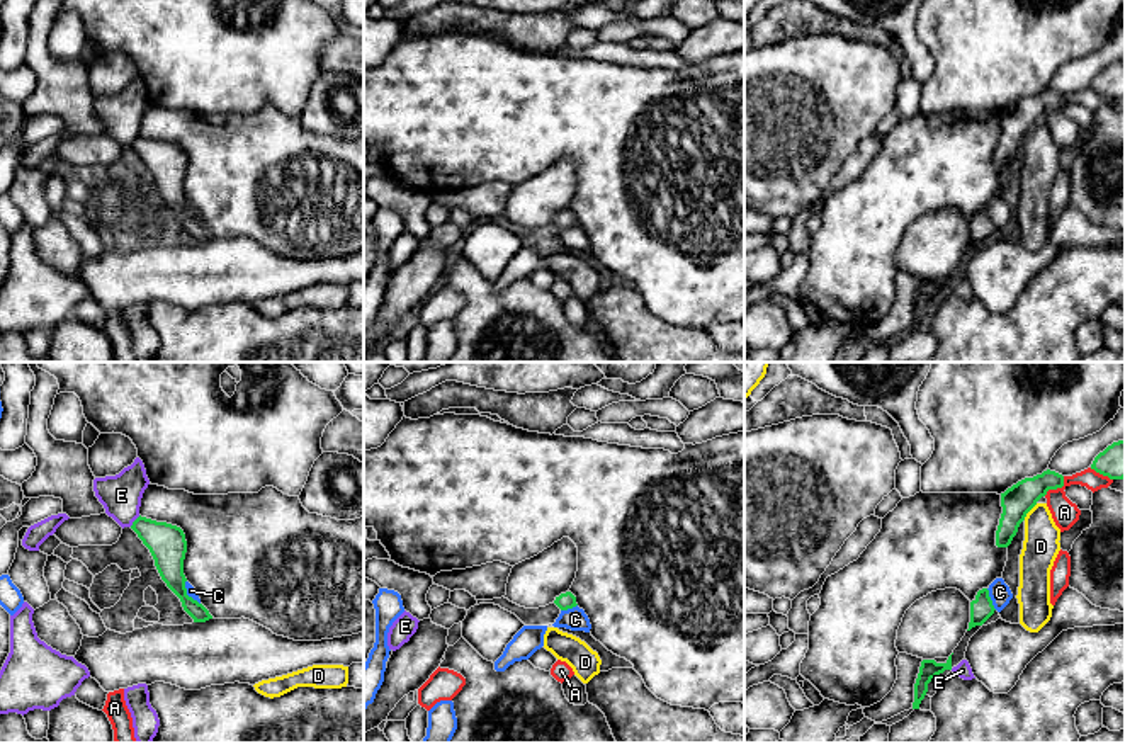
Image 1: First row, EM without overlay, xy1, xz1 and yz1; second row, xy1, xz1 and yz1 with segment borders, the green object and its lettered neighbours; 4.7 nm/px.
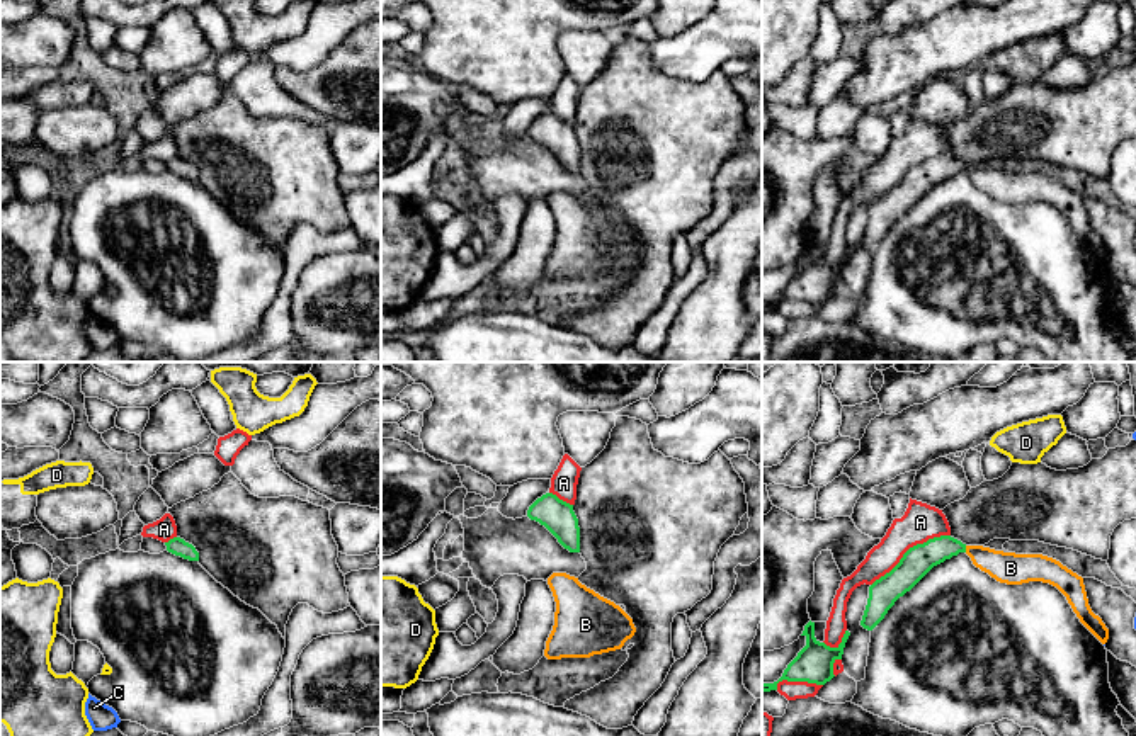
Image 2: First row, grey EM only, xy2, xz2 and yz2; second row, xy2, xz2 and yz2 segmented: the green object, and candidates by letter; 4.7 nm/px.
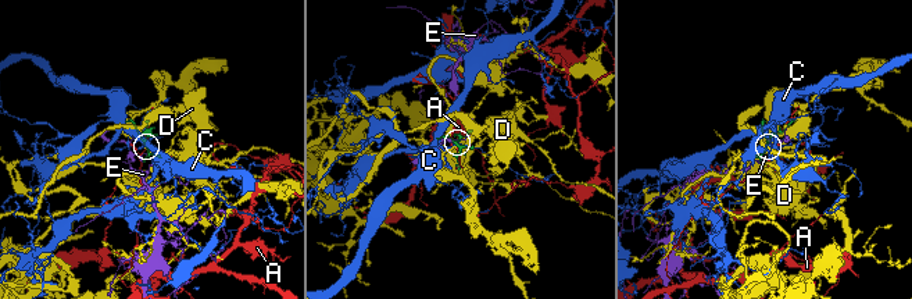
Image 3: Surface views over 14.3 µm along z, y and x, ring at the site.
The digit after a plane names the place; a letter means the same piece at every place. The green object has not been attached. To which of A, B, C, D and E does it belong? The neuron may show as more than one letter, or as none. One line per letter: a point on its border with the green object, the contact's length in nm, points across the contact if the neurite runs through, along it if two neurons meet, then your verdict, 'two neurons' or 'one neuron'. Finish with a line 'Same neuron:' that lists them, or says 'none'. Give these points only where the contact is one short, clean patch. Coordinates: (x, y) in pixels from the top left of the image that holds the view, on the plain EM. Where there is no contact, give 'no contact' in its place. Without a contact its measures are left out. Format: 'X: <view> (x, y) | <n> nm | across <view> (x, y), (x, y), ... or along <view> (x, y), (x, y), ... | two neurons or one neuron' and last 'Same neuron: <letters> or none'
A: yz2 (908, 169) | 440 nm | two neurons
B: yz2 (965, 169) | 30 nm | across yz2 (917, 181), (941, 167), (965, 169), (1011, 187) | one neuron
C: yz1 (989, 218) | 120 nm | along yz1 (986, 208), (996, 228) | two neurons
D: yz1 (1028, 130) | 100 nm | two neurons
E: xy1 (135, 140) | 80 nm | two neurons
Same neuron: B

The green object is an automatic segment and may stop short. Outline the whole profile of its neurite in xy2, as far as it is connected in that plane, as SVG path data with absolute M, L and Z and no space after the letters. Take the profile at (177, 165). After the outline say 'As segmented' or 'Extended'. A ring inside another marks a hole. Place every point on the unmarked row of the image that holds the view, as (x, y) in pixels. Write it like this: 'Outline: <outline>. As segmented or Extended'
Outline: M180 156L170 158L168 161L165 161L165 165L167 170L175 175L180 175L189 180L199 180L199 172L196 170L196 167Z. As segmented

